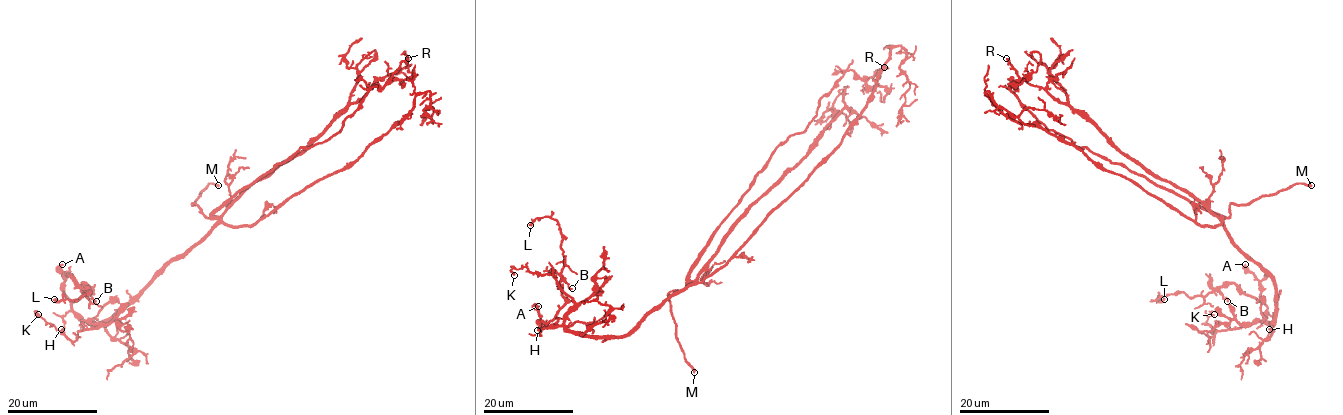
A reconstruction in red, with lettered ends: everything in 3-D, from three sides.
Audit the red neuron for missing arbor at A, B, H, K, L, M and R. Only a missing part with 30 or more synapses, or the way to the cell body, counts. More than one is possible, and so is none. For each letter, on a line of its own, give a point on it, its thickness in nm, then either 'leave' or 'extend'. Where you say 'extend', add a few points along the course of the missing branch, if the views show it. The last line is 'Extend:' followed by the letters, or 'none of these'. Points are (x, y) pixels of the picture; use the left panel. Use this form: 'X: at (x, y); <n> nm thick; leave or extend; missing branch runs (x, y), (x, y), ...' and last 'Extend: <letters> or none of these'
A: at (62, 264); 280 nm thick; leave
B: at (96, 301); 120 nm thick; leave
H: at (61, 329); 110 nm thick; leave
K: at (38, 314); 90 nm thick; leave
L: at (54, 299); 150 nm thick; leave
M: at (218, 185); 260 nm thick; extend; missing branch runs (218, 185), (229, 186), (216, 184), (198, 172), (171, 174), (177, 192), (178, 227)
R: at (408, 58); 190 nm thick; leave
Extend: M

